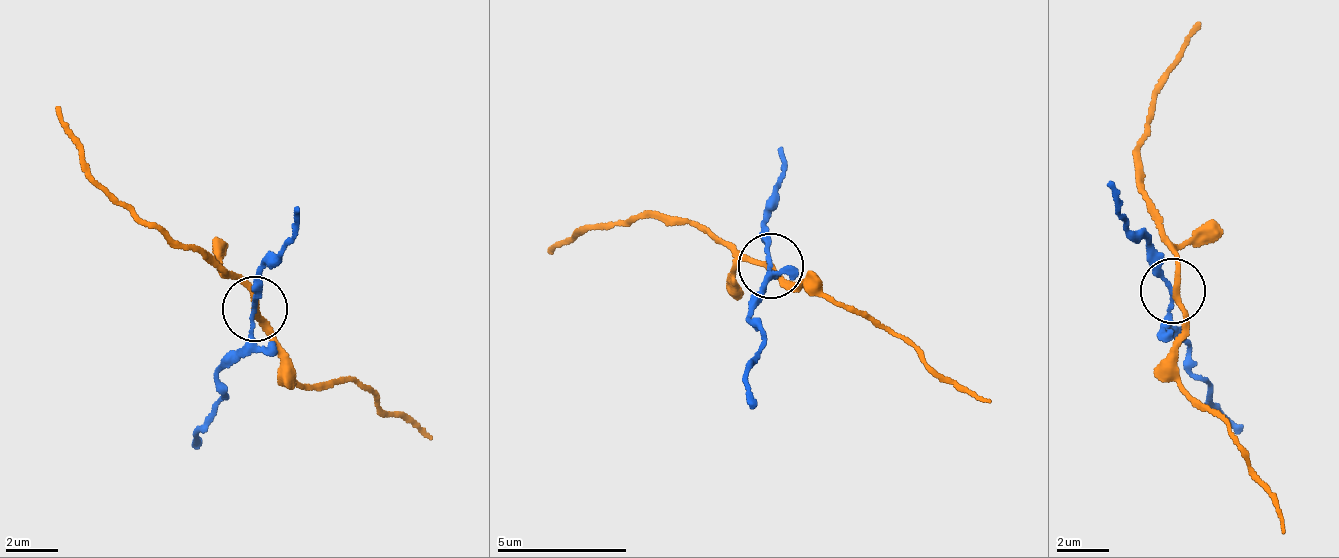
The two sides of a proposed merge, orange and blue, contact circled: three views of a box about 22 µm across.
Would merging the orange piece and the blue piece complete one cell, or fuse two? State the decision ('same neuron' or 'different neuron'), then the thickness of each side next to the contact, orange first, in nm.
different neuron; 220 nm thick on the orange side, 130 nm on the other

